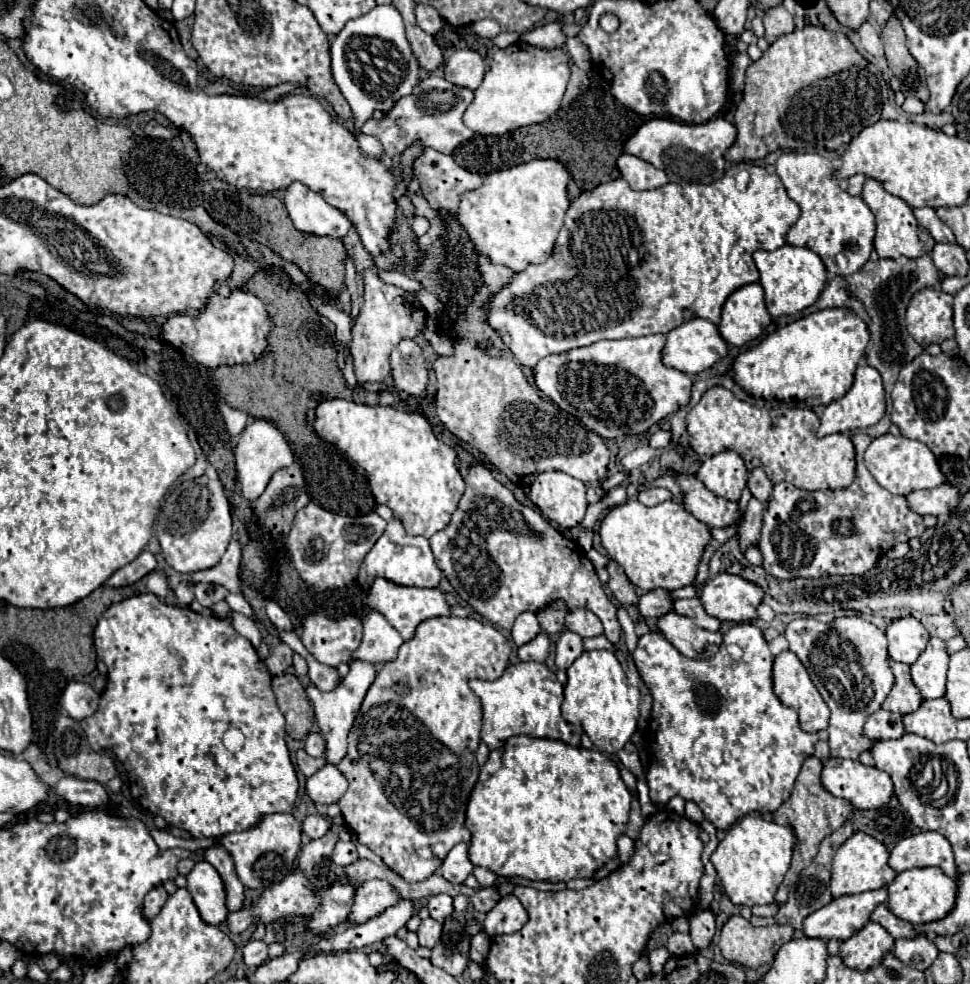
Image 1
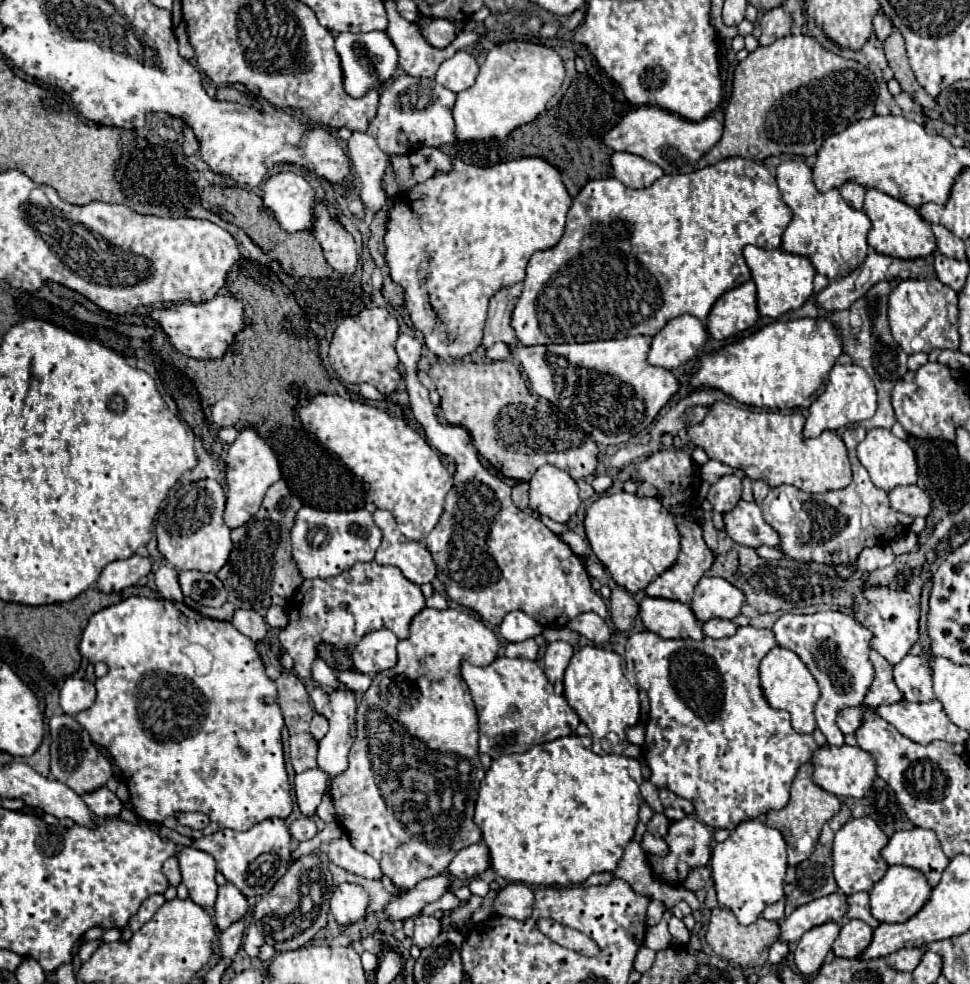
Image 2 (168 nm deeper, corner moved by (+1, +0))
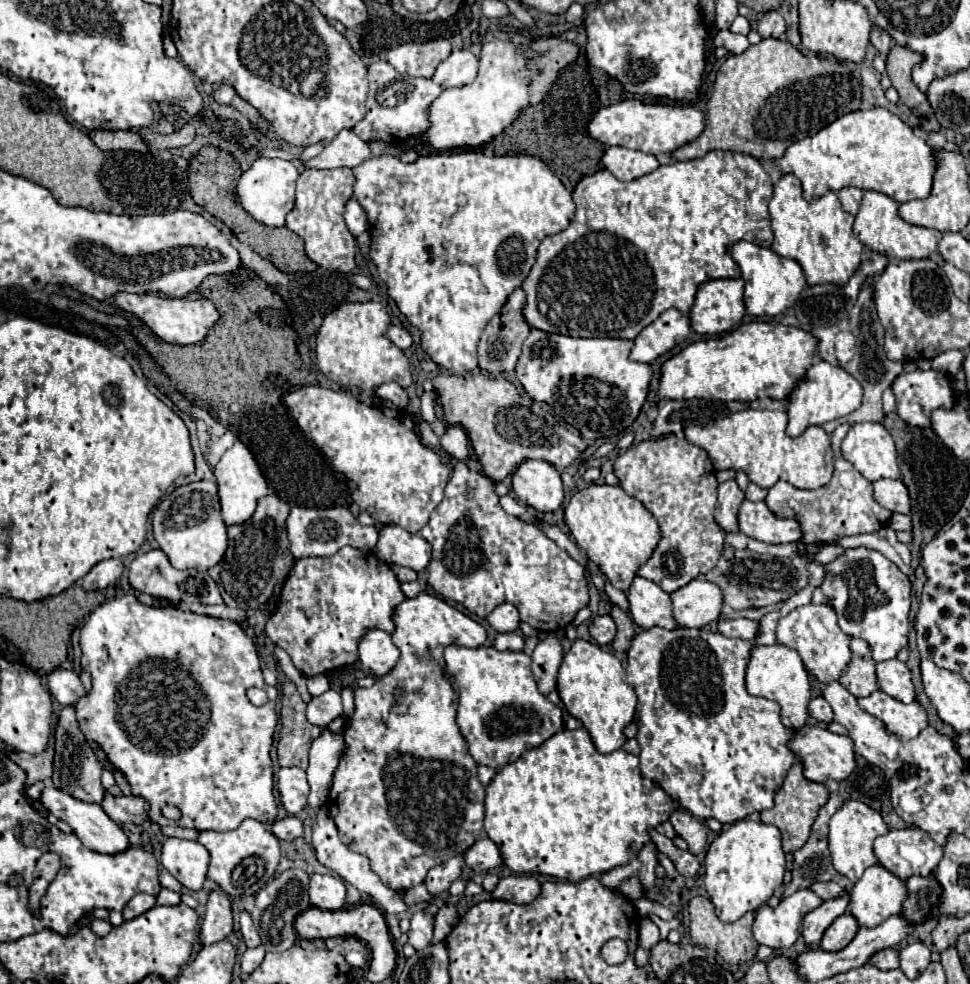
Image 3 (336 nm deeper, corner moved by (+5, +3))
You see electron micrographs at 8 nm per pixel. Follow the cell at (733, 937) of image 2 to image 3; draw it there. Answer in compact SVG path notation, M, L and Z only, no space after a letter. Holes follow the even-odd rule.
M696 896L690 900L690 936L692 936L692 942L696 946L706 946L710 950L716 950L728 964L744 964L744 962L754 960L760 944L752 936L752 924L754 924L754 912L744 914L734 924L724 924L716 916L714 904L708 898Z

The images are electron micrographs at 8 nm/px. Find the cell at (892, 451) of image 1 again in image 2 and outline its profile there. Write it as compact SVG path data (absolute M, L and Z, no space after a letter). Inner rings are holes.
M870 429L864 441L858 443L856 455L860 463L866 467L866 471L870 473L872 483L884 491L890 491L890 487L896 485L912 485L918 479L912 447L904 439L898 439L890 429Z

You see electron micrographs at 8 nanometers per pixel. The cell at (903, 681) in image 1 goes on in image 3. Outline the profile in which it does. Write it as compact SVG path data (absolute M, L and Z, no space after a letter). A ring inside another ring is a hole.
M852 638L850 648L852 648L852 660L850 660L848 672L842 676L840 684L856 698L870 696L872 692L880 690L878 678L874 672L876 662L870 656L870 646L862 638Z

